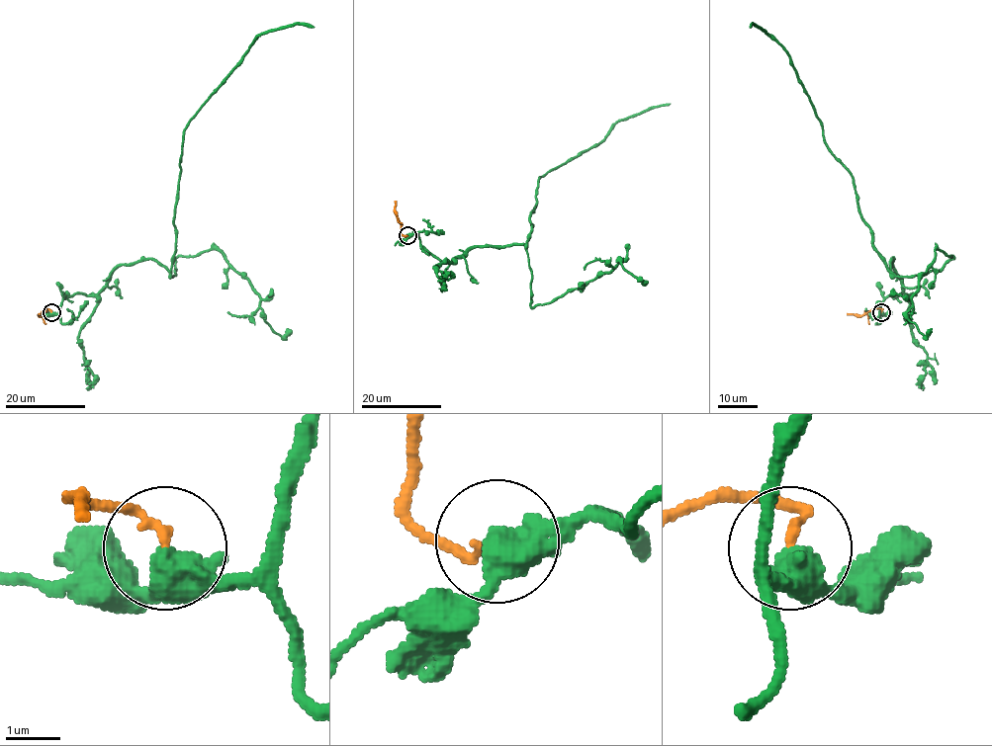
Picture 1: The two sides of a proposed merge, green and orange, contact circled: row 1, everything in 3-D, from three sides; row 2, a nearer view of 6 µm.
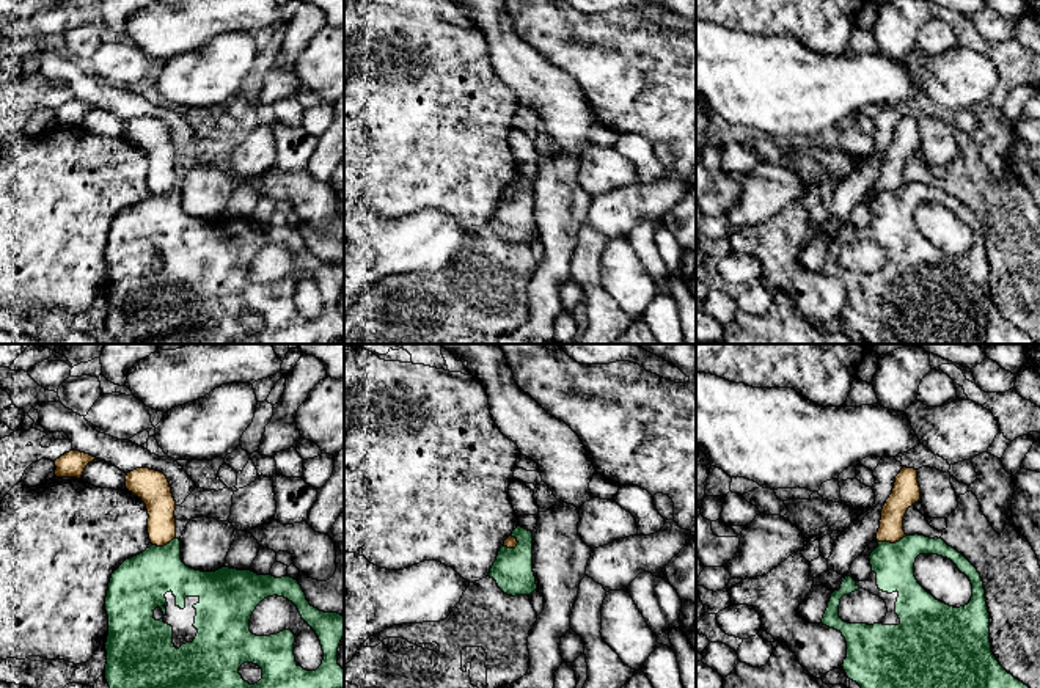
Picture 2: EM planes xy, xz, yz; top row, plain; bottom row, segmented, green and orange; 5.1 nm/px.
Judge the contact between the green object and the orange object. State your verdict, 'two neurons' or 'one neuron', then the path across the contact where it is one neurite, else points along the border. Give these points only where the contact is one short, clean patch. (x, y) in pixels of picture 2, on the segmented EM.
two neurons; border along yz (905, 534), (894, 542), (878, 542)

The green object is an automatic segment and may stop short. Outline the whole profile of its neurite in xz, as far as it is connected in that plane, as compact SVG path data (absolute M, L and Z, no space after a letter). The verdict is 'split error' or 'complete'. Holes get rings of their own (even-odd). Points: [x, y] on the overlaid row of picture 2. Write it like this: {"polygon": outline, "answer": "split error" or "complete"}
{"polygon": "M517 526L511 536L517 539L517 547L500 548L489 576L507 595L531 595L537 589L533 572L533 532Z", "answer": "complete"}

